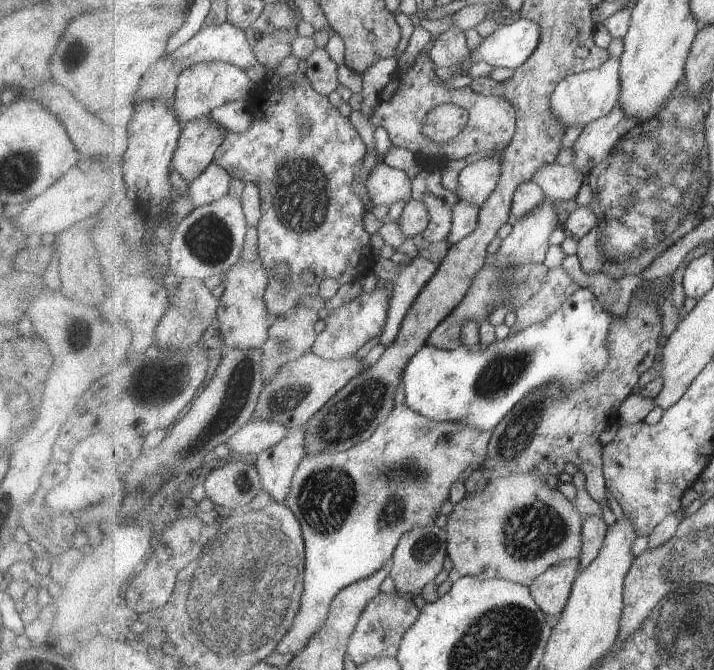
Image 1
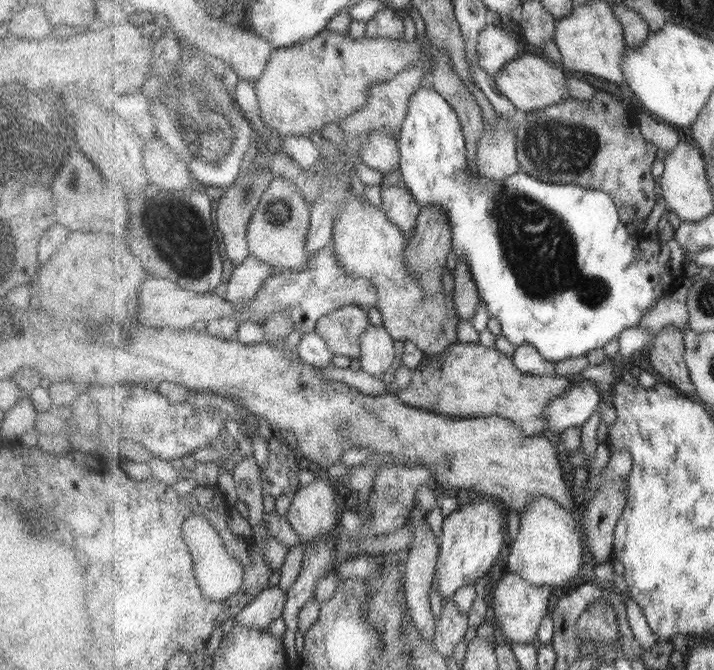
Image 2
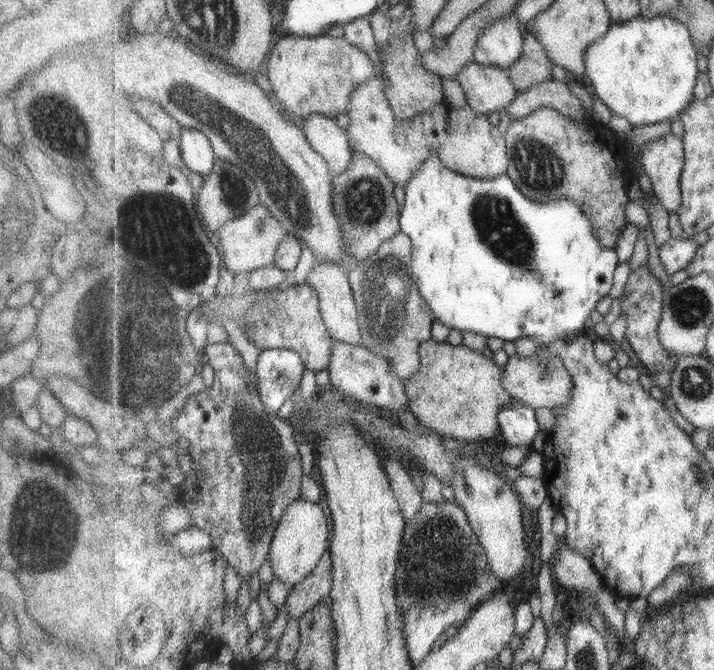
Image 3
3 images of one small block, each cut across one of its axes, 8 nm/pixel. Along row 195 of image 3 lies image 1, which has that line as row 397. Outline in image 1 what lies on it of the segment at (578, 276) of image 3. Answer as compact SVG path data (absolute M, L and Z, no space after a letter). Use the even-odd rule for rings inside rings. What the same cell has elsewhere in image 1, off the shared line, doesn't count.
M581 288L575 292L573 296L565 300L565 304L563 304L551 318L547 318L545 322L535 324L535 326L531 326L531 328L527 328L527 330L521 330L521 332L510 335L505 340L497 339L491 346L485 347L481 344L467 346L462 344L455 350L439 350L439 348L427 344L425 348L421 348L421 350L411 358L411 362L409 362L407 368L405 368L405 374L402 380L405 392L405 402L407 406L414 409L415 412L419 412L419 414L423 414L423 416L431 418L431 420L436 420L437 422L457 422L457 424L461 422L461 424L471 426L471 428L477 428L477 430L495 430L495 428L503 422L505 416L507 416L513 408L517 407L521 400L523 400L531 390L535 390L535 388L539 388L539 386L543 386L543 384L547 384L547 382L553 382L553 380L559 380L559 382L569 384L569 386L583 386L583 384L587 384L589 380L593 380L595 374L603 372L605 368L607 368L609 360L611 360L609 342L607 342L607 340L609 340L609 332L611 332L613 320L615 320L615 317L607 308L601 306L599 300L595 298L595 294L589 289Z

